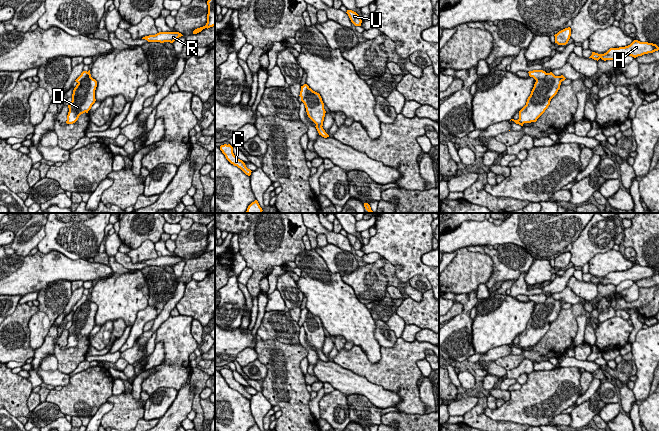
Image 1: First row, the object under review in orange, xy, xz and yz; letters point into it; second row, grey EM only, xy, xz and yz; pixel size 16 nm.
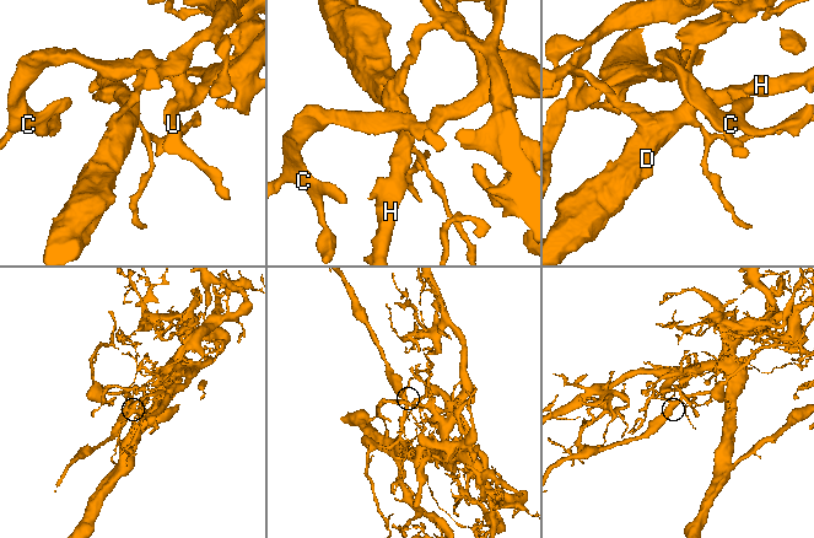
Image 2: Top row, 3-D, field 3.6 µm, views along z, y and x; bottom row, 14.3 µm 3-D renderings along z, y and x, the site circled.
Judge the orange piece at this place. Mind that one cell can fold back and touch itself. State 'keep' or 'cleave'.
cleave

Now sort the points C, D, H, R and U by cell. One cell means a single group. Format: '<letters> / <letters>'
C R U / D H

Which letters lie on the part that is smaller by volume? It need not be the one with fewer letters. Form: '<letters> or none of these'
D, H

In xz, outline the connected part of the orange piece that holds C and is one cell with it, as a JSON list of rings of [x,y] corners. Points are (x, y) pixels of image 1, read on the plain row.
[[[224,368],[220,370],[220,374],[222,377],[225,379],[226,383],[233,388],[234,390],[237,390],[240,392],[246,399],[250,400],[251,399],[251,394],[248,393],[245,389],[245,387],[238,383],[234,377],[233,377],[233,371],[230,368]]]

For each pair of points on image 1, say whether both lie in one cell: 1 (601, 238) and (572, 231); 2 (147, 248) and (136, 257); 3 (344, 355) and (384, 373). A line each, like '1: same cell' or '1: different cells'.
1: different cells
2: same cell
3: same cell

